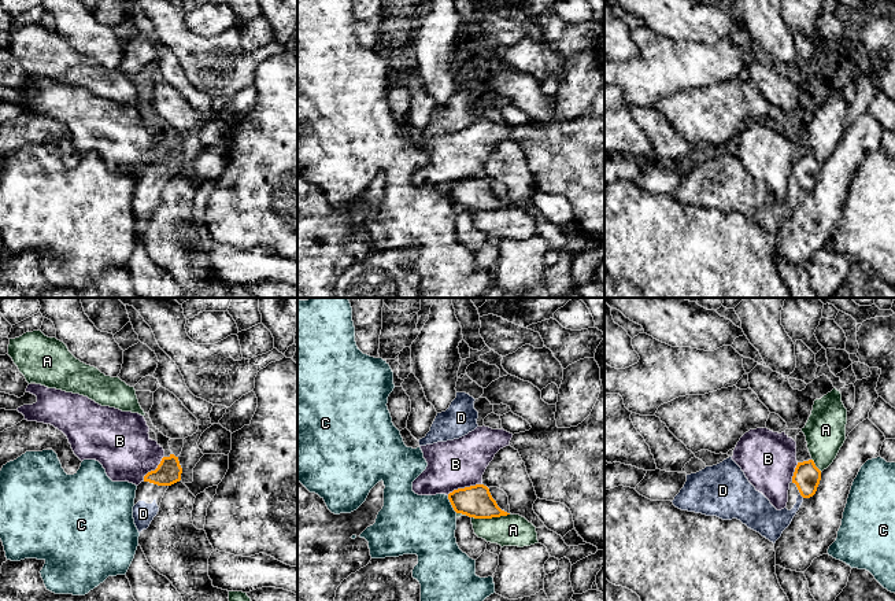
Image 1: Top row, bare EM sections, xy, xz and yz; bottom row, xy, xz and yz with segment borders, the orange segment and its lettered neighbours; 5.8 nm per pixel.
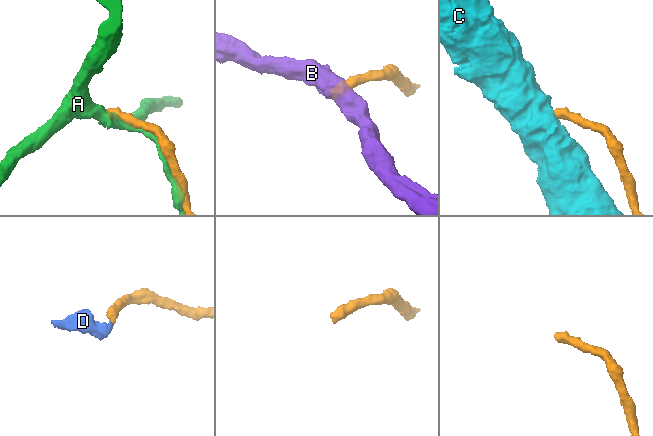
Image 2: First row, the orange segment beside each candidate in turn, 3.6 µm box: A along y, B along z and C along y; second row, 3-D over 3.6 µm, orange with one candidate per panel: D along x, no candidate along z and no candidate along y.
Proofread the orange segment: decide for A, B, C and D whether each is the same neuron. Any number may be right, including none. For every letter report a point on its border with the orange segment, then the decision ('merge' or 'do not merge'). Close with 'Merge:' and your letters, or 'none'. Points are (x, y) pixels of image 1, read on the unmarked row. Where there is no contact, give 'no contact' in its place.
A: meets orange in xz at (491, 210); do not merge
B: meets orange in xz at (465, 180); do not merge
C: meets orange in xz at (451, 196); do not merge
D: meets orange in yz at (802, 188); merge
Merge: D

